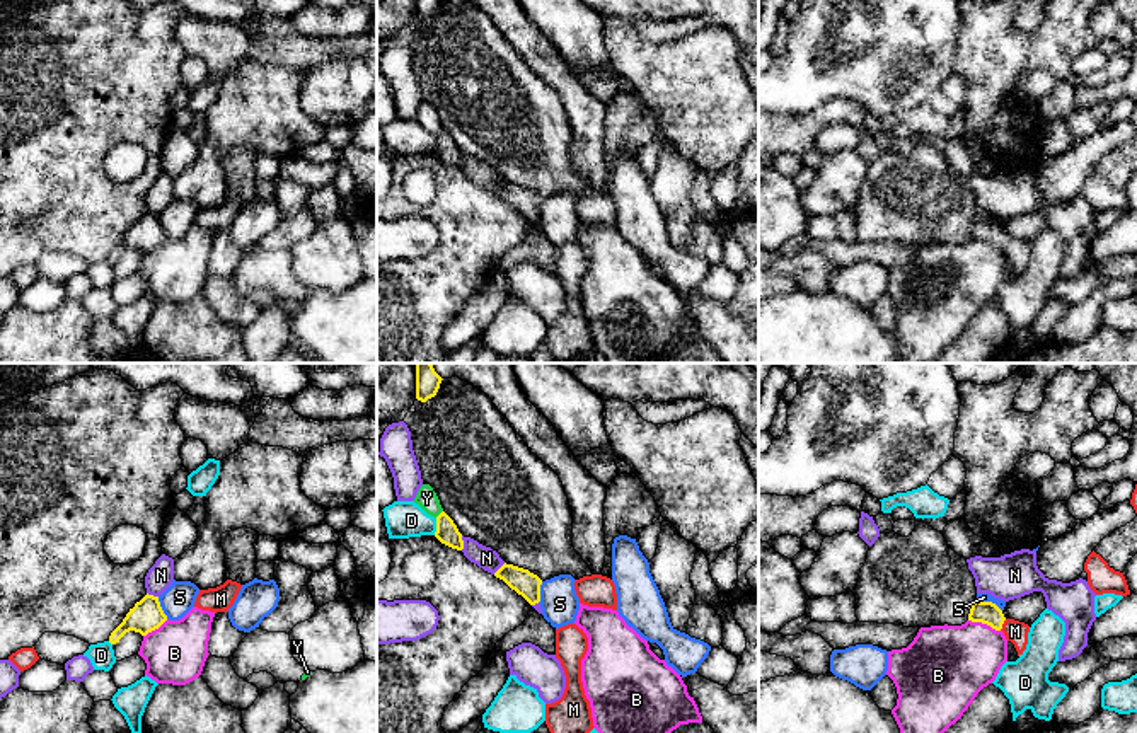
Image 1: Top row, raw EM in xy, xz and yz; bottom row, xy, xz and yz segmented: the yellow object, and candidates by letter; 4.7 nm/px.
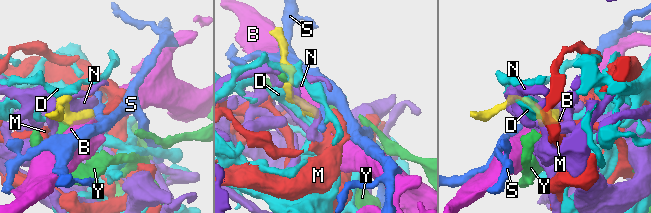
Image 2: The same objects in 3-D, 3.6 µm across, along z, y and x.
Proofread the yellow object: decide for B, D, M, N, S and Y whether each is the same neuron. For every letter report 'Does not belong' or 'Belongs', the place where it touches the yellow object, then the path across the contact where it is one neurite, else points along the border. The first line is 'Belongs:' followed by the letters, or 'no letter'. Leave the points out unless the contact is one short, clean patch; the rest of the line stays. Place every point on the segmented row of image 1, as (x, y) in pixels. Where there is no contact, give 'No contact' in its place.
Belongs: M
B: Does not belong. Touches yellow at yz (984, 623). Boundary: yz (969, 619), (986, 623), (999, 631)
D: Does not belong. Touches yellow at xz (437, 527)
M: Belongs. Touches yellow at yz (1003, 623). Path across: yz (986, 612), (1003, 623), (1015, 631)
N: Does not belong. Touches yellow at xz (462, 542)
S: Does not belong. Touches yellow at yz (989, 602). Boundary: yz (977, 597), (992, 602), (1001, 611)
Y: Does not belong. Touches yellow at xz (440, 513)

